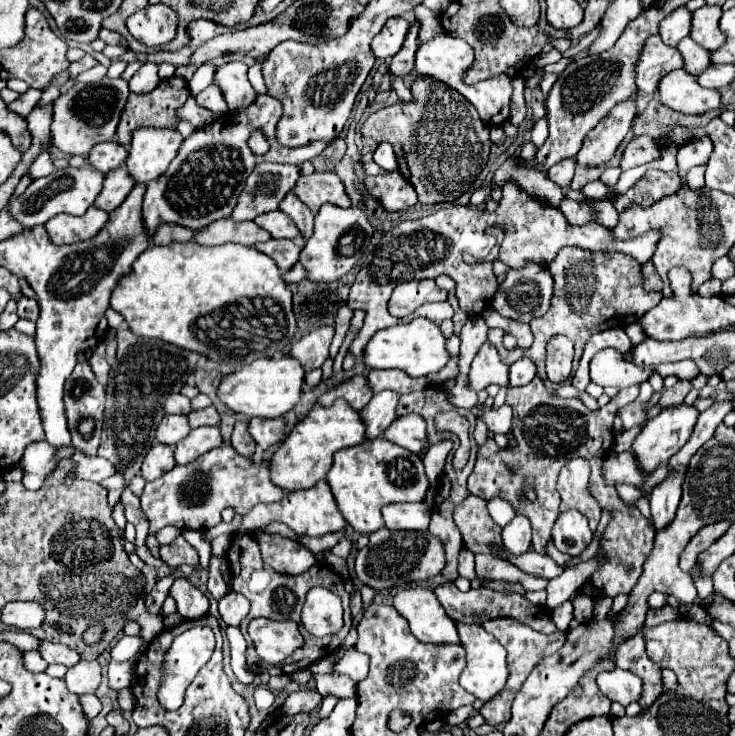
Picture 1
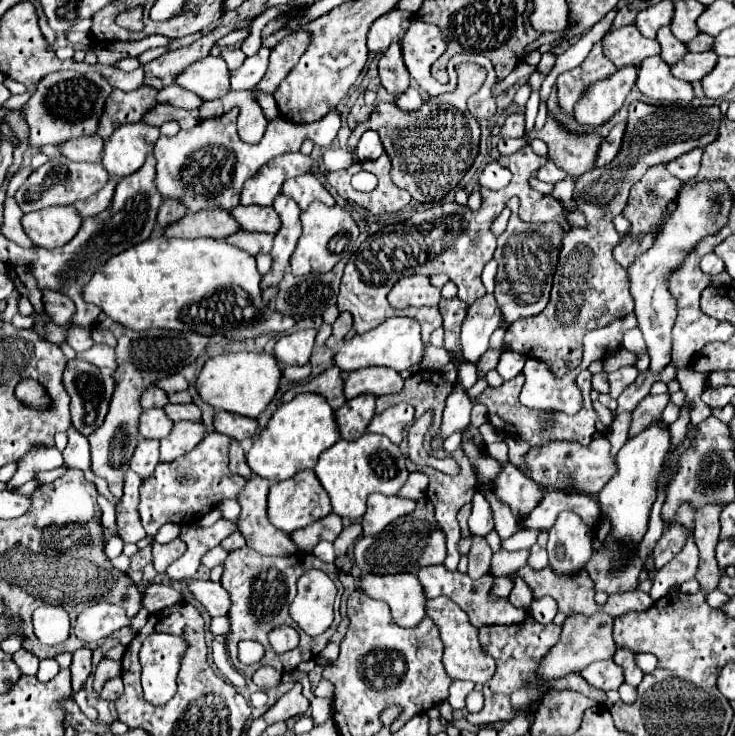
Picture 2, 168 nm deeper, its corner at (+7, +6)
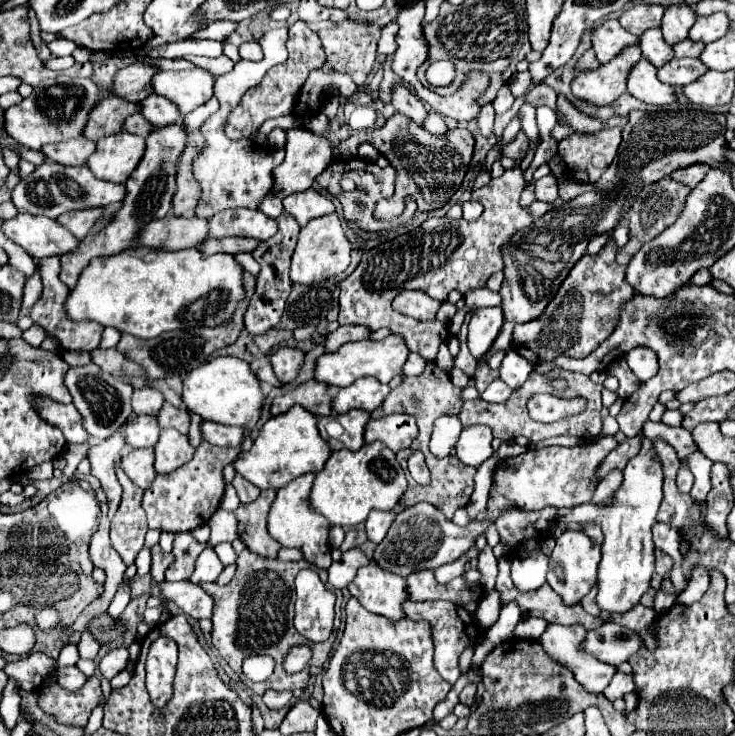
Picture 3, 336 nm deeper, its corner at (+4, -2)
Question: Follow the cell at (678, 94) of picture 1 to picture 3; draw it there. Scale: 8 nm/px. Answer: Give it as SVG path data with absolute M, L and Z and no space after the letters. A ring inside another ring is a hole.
M641 59L629 73L627 91L643 103L649 105L667 105L675 103L675 89L657 79L657 67L647 59Z

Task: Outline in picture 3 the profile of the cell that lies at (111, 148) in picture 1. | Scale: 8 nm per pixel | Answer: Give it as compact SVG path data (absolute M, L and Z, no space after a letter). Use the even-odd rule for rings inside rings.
M85 137L55 143L55 145L45 145L41 149L49 159L65 165L65 167L81 167L87 163L87 157L95 153L95 143L87 141Z

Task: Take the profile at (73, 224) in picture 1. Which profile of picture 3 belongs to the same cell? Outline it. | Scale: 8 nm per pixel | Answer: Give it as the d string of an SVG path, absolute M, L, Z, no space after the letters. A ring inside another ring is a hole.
M17 215L3 223L3 233L21 245L33 259L49 255L65 255L77 249L79 239L71 237L67 229L57 225L55 219L35 217L35 215Z

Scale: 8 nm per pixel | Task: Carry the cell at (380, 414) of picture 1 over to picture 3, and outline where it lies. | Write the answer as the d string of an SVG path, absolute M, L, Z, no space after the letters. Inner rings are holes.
M351 409L349 413L343 415L333 415L333 421L339 425L339 435L331 437L327 435L327 429L323 425L323 421L319 419L319 431L321 435L327 439L329 447L333 451L337 449L351 449L357 451L365 441L363 441L363 433L365 433L365 425L369 423L371 415L367 411L359 411L359 409Z

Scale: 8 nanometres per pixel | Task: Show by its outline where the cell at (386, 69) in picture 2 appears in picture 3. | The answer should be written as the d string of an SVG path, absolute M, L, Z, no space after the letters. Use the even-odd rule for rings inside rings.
M399 83L393 85L391 103L393 103L393 107L395 107L399 113L407 115L407 117L409 117L411 121L415 121L417 125L423 125L423 119L425 119L425 115L427 115L427 109L425 109L425 105L421 103L421 99L415 97L405 85L399 85Z

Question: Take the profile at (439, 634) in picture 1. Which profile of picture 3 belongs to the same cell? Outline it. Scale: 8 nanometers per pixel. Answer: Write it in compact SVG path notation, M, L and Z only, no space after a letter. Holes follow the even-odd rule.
M365 565L349 583L349 591L359 603L391 621L405 619L403 603L407 601L407 581L395 573L387 573L377 565Z

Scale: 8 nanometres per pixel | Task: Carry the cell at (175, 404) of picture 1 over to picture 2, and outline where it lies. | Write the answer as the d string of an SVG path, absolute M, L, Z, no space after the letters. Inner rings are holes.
M148 387L142 395L140 395L140 405L142 409L154 409L154 407L164 407L168 403L168 397L162 389L158 387Z

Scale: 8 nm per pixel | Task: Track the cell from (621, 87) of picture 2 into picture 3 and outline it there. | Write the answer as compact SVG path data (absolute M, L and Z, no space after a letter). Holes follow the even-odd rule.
M627 47L619 57L601 65L597 71L585 71L571 83L575 97L591 107L613 105L627 91L627 73L641 59L639 47Z

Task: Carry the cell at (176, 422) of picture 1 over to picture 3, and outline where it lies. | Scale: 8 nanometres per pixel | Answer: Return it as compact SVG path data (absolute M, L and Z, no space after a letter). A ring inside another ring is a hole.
M135 415L125 425L125 437L127 445L131 447L155 447L155 441L159 441L159 425L155 417L149 415Z

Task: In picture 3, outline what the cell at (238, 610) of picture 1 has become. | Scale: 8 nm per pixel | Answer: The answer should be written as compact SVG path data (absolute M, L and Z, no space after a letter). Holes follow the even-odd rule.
M163 581L159 583L161 587L161 595L173 603L179 605L179 609L183 609L183 613L187 613L189 617L195 619L209 619L213 613L213 597L207 595L199 585L191 583L191 581L179 581L179 583L169 583Z

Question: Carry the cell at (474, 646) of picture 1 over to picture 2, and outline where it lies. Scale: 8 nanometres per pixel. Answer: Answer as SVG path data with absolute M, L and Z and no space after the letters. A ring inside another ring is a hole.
M436 597L436 599L428 599L426 601L426 615L436 623L436 627L440 629L440 639L444 643L444 669L448 673L448 677L452 679L468 679L474 683L486 683L492 673L494 673L494 661L490 657L486 657L486 653L482 653L480 643L478 643L478 629L470 623L468 615L448 597Z

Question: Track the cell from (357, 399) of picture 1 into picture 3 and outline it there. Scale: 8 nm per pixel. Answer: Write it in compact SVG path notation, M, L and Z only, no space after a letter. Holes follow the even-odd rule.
M311 379L303 385L297 385L289 393L285 393L283 397L277 397L271 405L271 415L281 415L293 405L301 405L307 411L311 411L315 415L321 415L321 417L323 415L333 415L333 401L329 397L327 385L323 385L323 381Z

